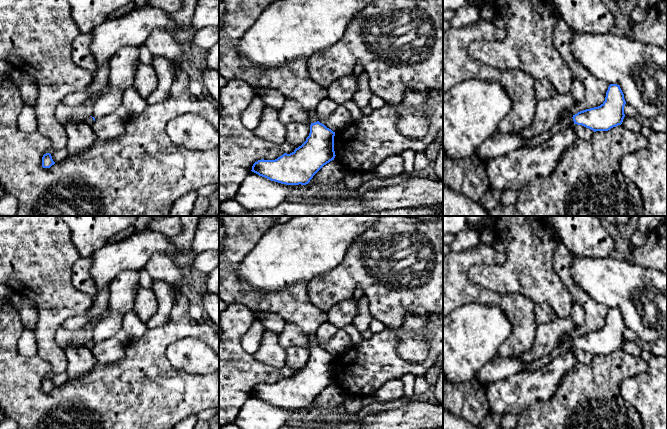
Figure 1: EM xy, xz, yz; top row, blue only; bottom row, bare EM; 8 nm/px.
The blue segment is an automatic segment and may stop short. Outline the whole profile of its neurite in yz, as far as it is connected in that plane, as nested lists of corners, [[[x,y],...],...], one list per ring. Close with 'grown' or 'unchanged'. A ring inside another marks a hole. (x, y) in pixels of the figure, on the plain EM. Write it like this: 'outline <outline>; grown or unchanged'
outline [[[610,308],[605,325],[600,330],[580,335],[572,341],[563,342],[548,355],[528,363],[525,371],[532,372],[541,369],[552,359],[562,353],[569,352],[572,348],[582,349],[594,356],[608,355],[622,348],[625,341],[625,328],[626,325],[620,310]]]; grown

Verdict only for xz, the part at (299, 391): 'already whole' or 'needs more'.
needs more

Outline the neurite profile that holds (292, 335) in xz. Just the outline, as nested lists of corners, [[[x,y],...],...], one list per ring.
[[[286,324],[279,334],[279,342],[284,349],[292,346],[300,346],[311,349],[308,337],[295,324]]]

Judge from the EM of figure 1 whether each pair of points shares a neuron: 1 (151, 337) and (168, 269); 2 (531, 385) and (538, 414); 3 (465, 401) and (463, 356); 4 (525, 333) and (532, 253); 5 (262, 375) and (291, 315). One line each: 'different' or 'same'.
1: different
2: different
3: different
4: different
5: different

